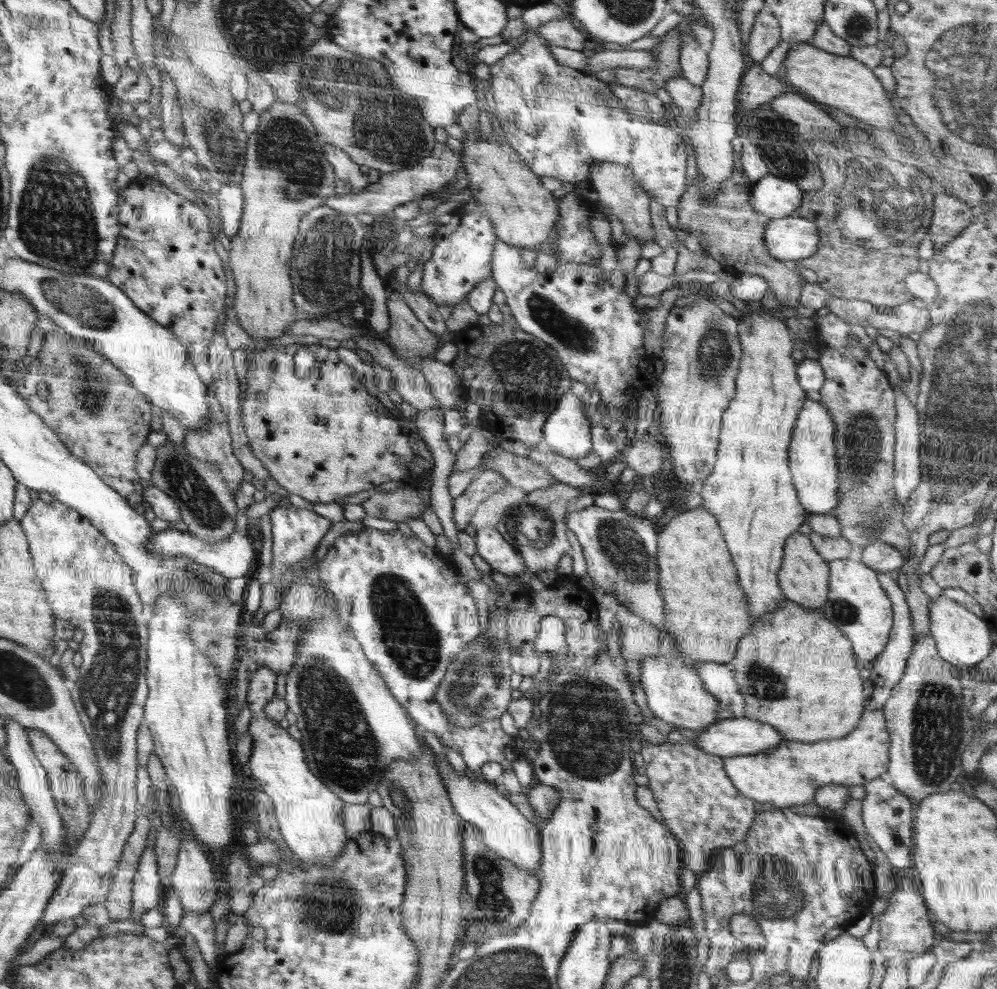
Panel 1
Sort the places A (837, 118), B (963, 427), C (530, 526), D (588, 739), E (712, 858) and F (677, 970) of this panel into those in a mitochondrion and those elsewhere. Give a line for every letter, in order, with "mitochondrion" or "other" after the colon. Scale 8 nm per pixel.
A: other
B: mitochondrion
C: mitochondrion
D: mitochondrion
E: other
F: mitochondrion

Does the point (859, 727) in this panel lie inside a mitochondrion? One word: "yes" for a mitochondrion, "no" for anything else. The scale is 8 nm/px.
no

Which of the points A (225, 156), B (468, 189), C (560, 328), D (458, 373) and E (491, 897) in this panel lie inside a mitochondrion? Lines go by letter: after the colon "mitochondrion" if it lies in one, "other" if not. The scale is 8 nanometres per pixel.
A: mitochondrion
B: other
C: mitochondrion
D: other
E: mitochondrion

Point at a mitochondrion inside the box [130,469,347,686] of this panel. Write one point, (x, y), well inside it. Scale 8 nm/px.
(199, 580)

